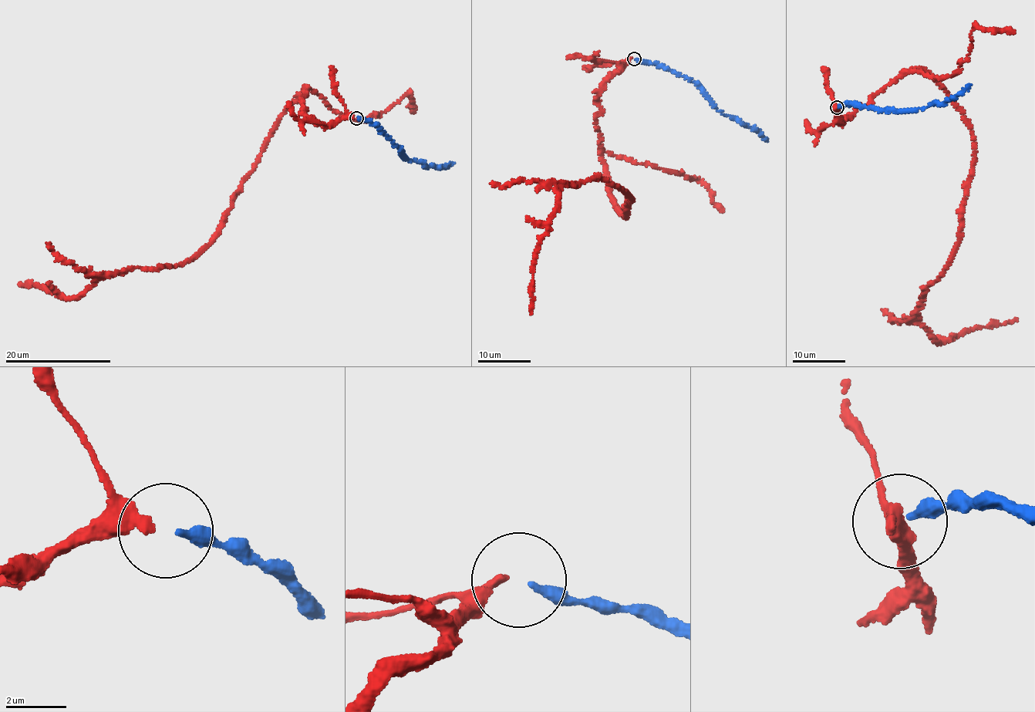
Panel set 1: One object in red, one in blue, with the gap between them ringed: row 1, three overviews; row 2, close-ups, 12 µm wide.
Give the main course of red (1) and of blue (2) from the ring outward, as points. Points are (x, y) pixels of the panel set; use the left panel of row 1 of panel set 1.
1: (354, 117), (321, 126), (305, 111), (301, 90), (216, 237), (175, 266), (109, 273), (69, 298), (18, 282)
2: (359, 119), (379, 124), (404, 156), (411, 160), (441, 167), (453, 163)

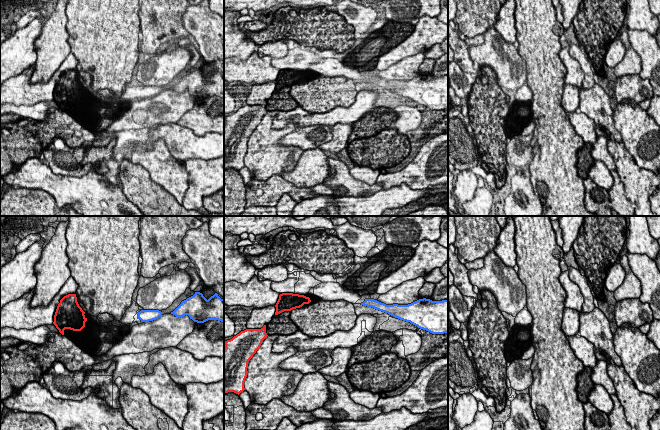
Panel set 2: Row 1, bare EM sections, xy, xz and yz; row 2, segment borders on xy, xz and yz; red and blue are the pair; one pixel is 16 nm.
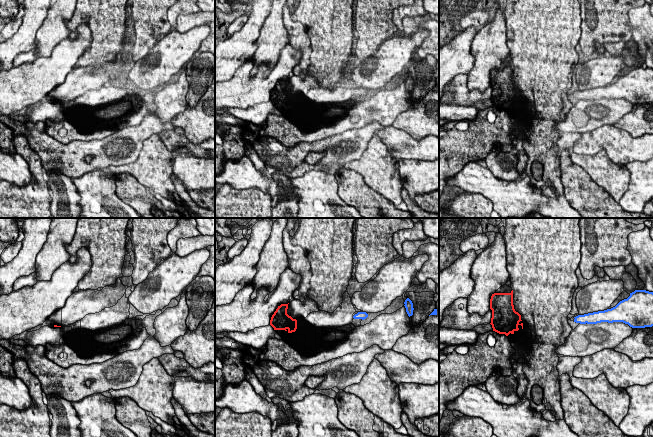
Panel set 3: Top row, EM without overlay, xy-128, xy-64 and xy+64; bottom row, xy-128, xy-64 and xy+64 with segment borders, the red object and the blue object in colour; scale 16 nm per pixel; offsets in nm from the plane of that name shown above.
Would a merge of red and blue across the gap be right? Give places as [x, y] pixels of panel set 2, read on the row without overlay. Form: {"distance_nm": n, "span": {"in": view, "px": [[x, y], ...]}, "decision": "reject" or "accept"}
{"distance_nm": 800, "span": {"in": "xz", "px": [[310, 77], [361, 79]]}, "decision": "reject"}

